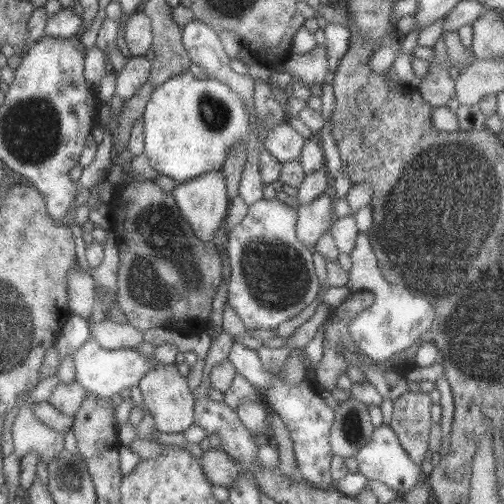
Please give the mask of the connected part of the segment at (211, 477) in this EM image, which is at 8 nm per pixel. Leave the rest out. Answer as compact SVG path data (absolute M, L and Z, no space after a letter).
M205 446L202 459L198 459L203 468L204 476L210 484L230 489L240 475L240 466L226 456L222 448L212 449Z

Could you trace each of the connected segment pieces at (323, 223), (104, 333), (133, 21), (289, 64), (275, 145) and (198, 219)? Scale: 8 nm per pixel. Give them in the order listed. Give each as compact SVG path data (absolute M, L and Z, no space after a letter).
M327 194L321 195L312 202L301 204L296 209L295 233L297 239L308 248L315 245L337 219L332 207L332 198Z
M105 319L89 329L91 337L106 349L134 349L137 345L147 344L147 333L136 330L130 323L112 322Z
M134 13L126 20L124 39L132 57L141 57L151 48L153 31L151 21L143 13Z
M326 44L316 46L304 58L296 58L296 54L292 54L284 62L284 70L306 87L314 86L314 84L322 85L325 82L324 76L329 72Z
M288 124L279 125L263 138L263 149L266 149L281 163L298 161L304 143L307 140Z
M210 171L189 181L179 182L172 192L175 203L193 233L202 242L212 241L219 224L227 214L229 198L222 171Z

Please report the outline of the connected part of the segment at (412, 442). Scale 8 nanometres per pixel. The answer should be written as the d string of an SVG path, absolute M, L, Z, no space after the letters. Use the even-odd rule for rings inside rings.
M406 391L393 401L393 415L389 427L396 433L408 457L422 465L428 449L432 401L428 393Z

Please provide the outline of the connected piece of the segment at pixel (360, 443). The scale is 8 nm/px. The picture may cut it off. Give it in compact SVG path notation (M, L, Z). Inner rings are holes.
M350 396L335 409L330 437L332 454L342 458L356 456L371 439L374 429L367 404Z

